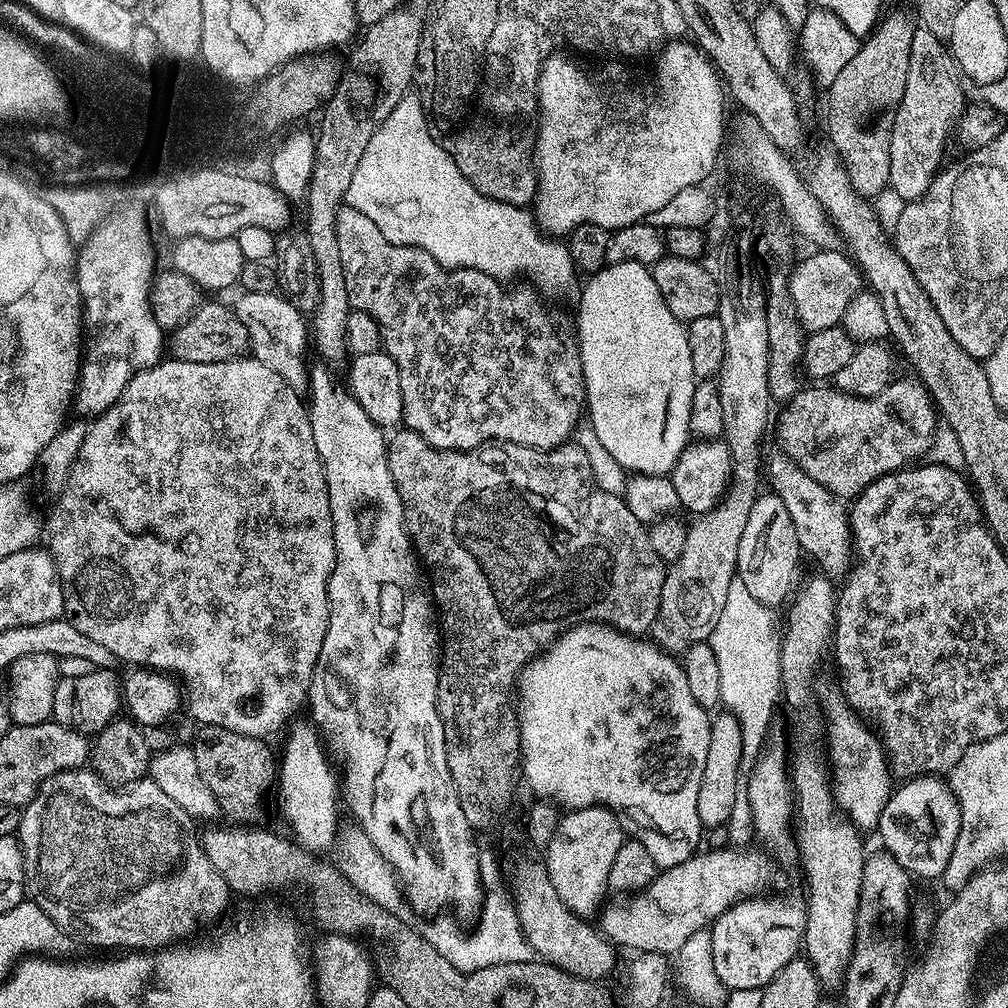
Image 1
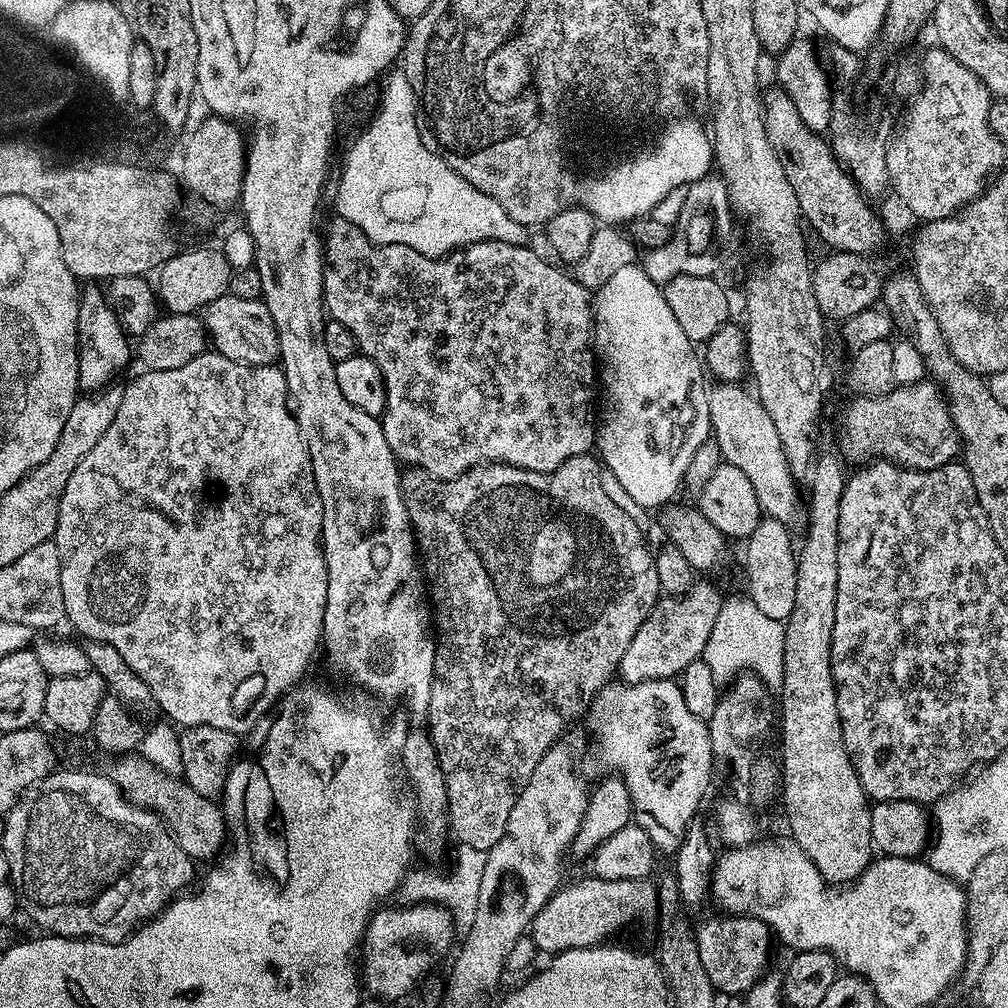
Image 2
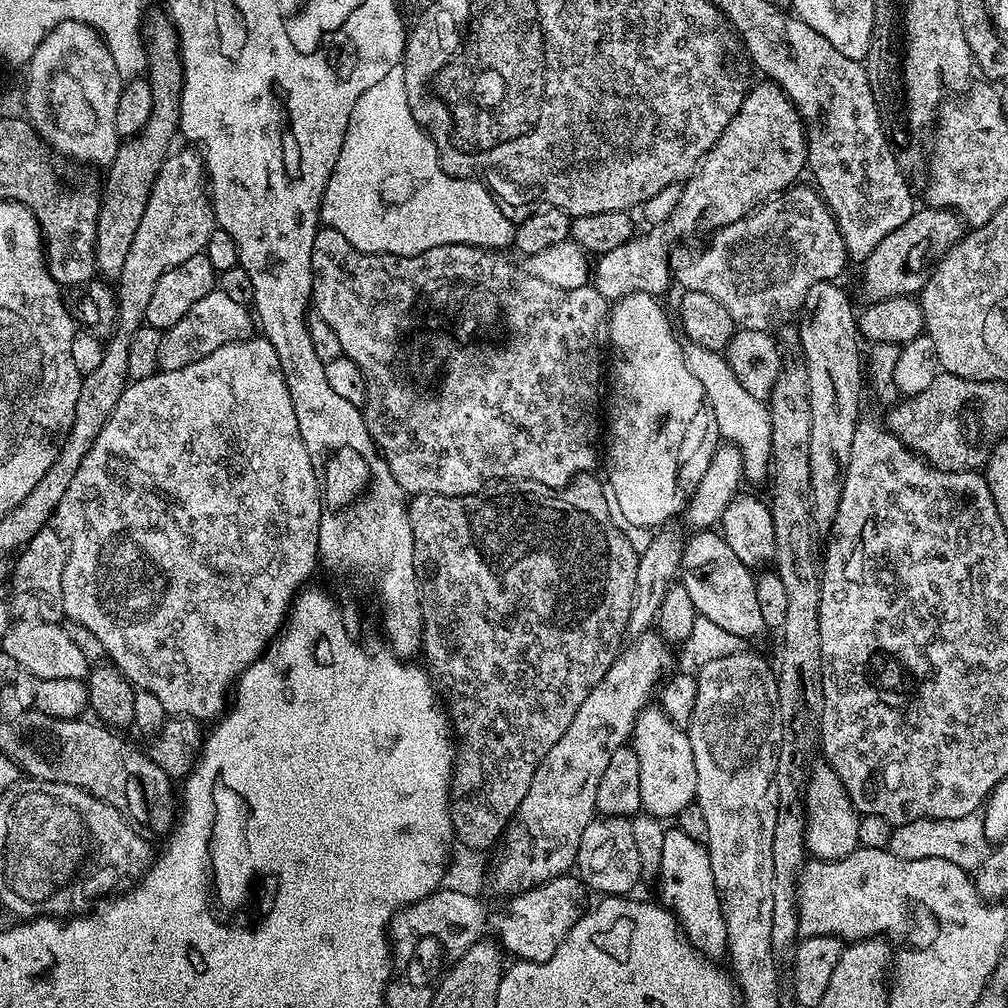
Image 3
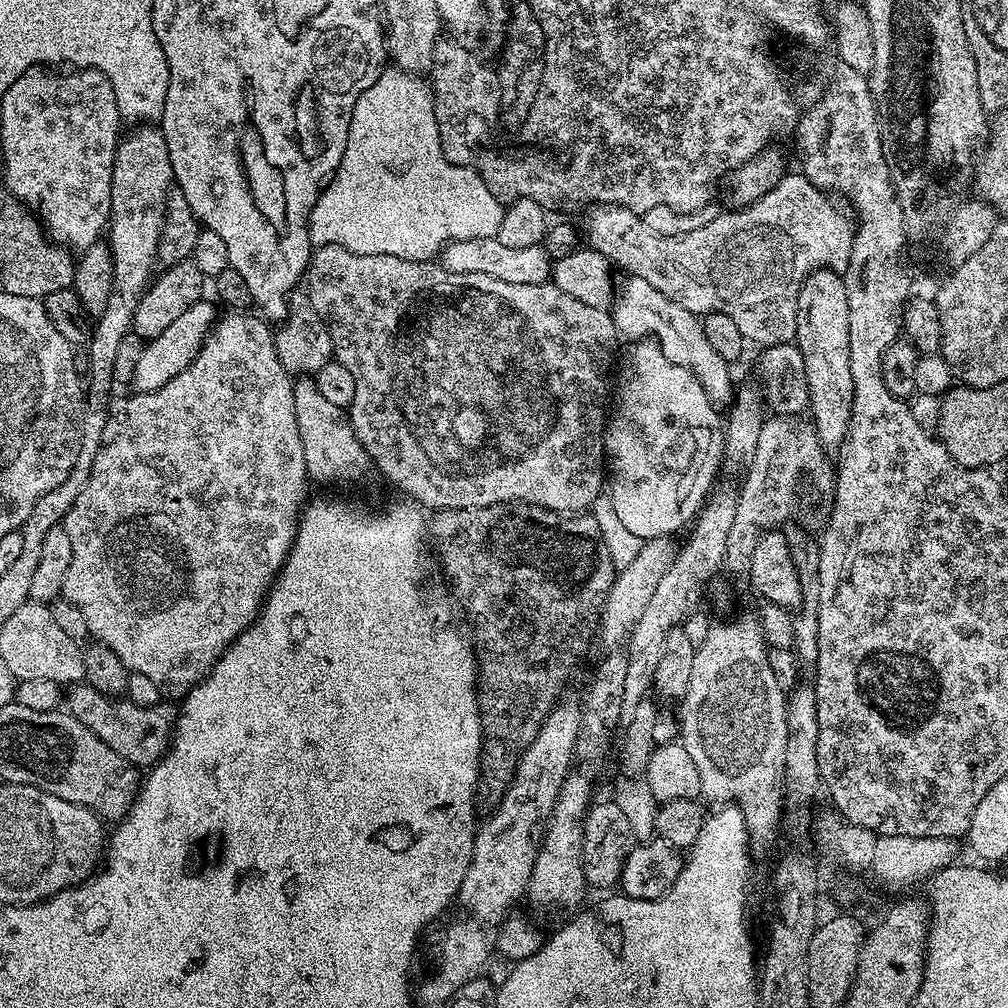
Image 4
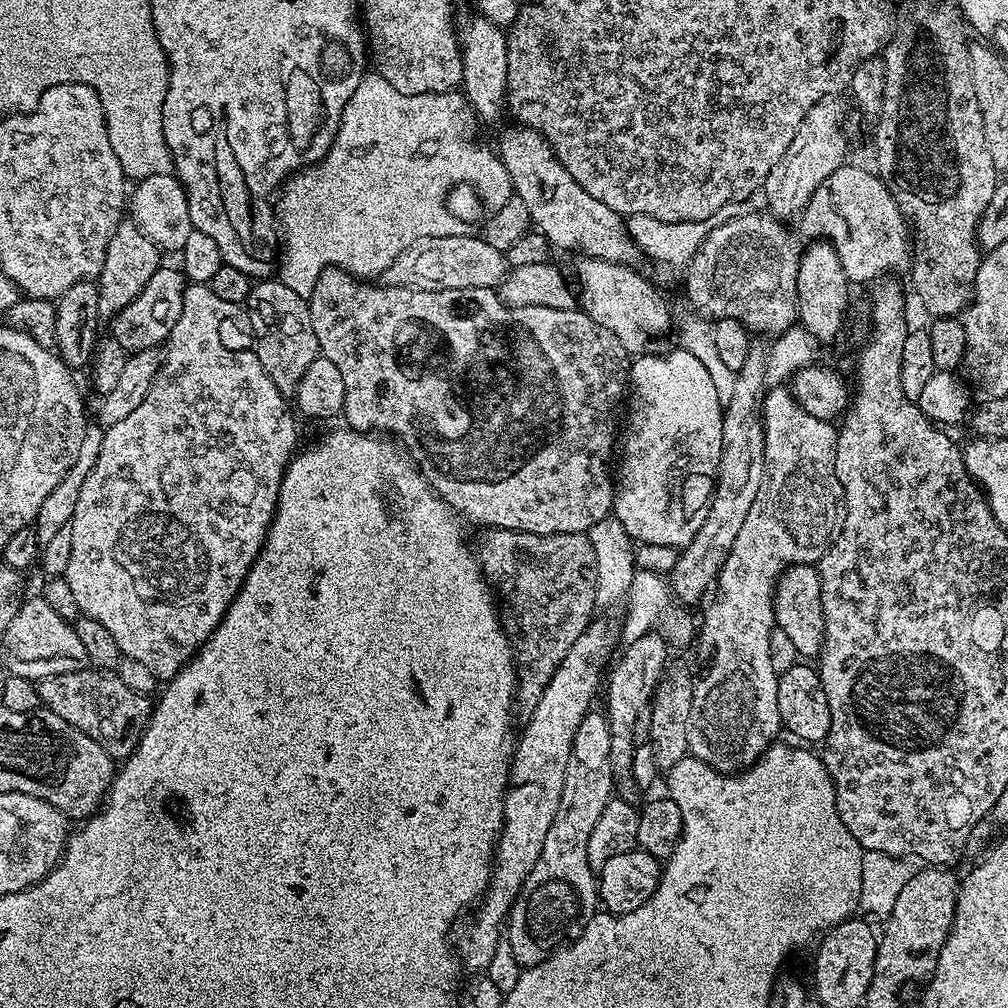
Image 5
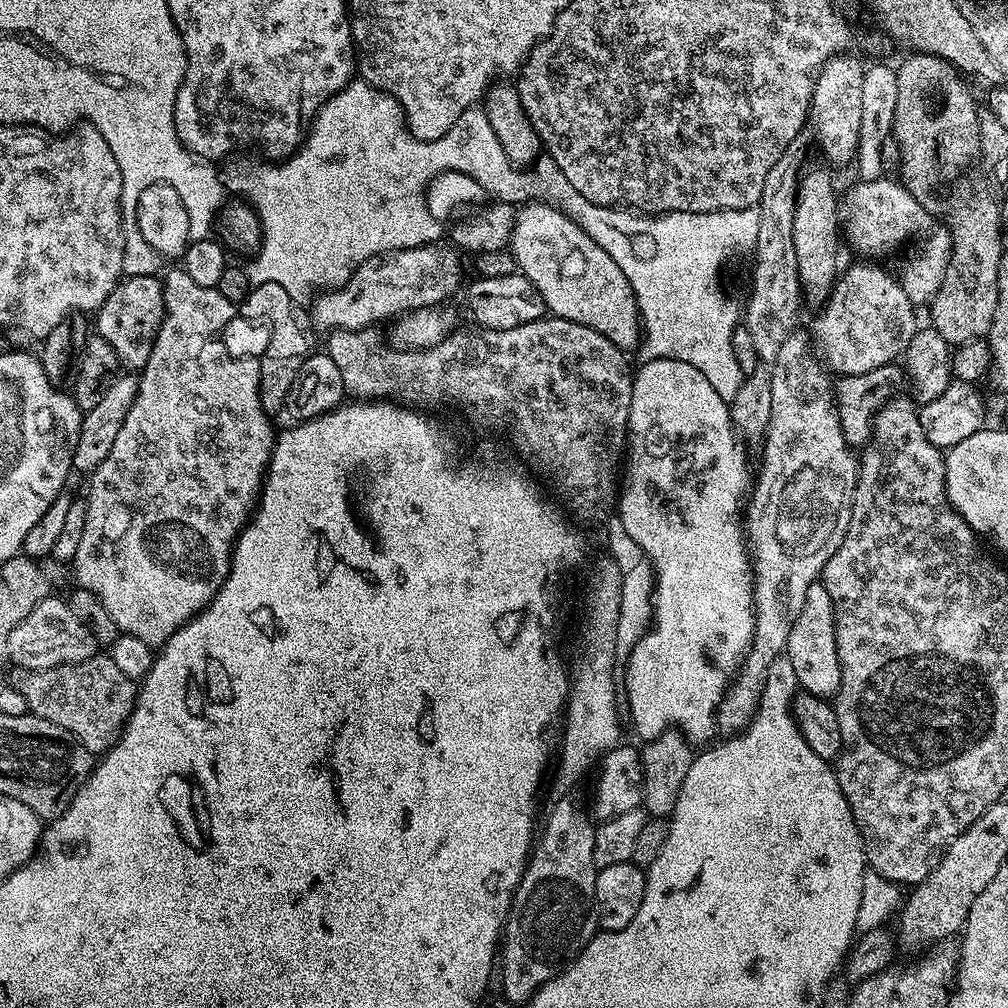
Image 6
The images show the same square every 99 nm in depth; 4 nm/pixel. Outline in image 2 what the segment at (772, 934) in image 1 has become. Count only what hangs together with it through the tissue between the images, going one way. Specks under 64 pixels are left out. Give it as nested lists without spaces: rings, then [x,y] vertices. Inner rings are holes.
[[[720,914],[717,917],[717,920],[708,920],[701,928],[695,929],[698,958],[702,958],[706,978],[710,978],[717,993],[728,998],[739,997],[741,994],[747,994],[769,967],[770,929],[767,924],[753,916]]]

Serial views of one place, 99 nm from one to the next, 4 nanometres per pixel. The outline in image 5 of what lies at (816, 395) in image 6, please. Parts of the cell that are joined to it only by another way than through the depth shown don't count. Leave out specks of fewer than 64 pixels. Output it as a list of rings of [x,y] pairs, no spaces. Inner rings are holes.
[[[769,387],[762,400],[762,419],[764,422],[764,485],[760,487],[758,498],[754,498],[754,506],[750,506],[750,514],[746,514],[746,522],[742,522],[742,530],[738,530],[738,538],[734,538],[734,546],[730,546],[728,556],[720,567],[720,574],[716,578],[714,593],[716,597],[707,601],[708,609],[704,612],[704,625],[698,628],[698,640],[712,651],[712,661],[704,672],[704,677],[695,681],[692,689],[692,709],[690,710],[690,742],[688,751],[697,756],[702,762],[706,762],[714,770],[725,774],[739,774],[745,768],[749,768],[759,760],[761,754],[767,748],[777,743],[781,735],[782,725],[778,714],[778,673],[770,662],[770,638],[776,628],[776,615],[772,599],[776,593],[776,582],[786,568],[793,564],[819,565],[821,558],[827,554],[829,546],[832,545],[840,528],[844,524],[844,491],[842,482],[838,482],[836,473],[836,434],[837,429],[831,423],[822,418],[814,418],[814,414],[806,414],[806,410],[796,401],[795,396],[787,387]]]

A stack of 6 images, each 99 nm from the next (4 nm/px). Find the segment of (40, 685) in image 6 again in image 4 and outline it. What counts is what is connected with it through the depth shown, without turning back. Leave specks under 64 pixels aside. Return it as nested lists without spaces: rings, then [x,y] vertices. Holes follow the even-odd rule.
[[[86,682],[71,685],[69,694],[66,696],[67,711],[86,730],[90,730],[114,754],[122,754],[122,758],[129,760],[134,766],[147,770],[164,757],[172,743],[172,733],[176,727],[178,708],[172,702],[161,702],[156,705],[136,705],[127,698],[113,698],[94,690]],[[168,703],[168,704],[167,704]],[[68,704],[68,705],[67,705]],[[141,764],[141,765],[140,765]]]

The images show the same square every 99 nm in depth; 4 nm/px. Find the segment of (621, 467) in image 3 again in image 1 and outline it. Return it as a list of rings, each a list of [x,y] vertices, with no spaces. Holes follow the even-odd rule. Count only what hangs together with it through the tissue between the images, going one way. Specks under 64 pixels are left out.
[[[618,262],[617,264],[605,263],[598,272],[591,273],[587,277],[584,289],[580,292],[580,309],[574,312],[576,325],[576,347],[580,350],[582,362],[582,374],[584,375],[584,395],[586,397],[586,420],[598,434],[598,442],[606,446],[606,451],[624,467],[625,473],[639,474],[642,476],[668,476],[672,467],[678,462],[685,445],[690,442],[690,418],[691,402],[694,400],[694,390],[698,378],[694,374],[694,362],[690,358],[690,342],[688,341],[688,329],[685,321],[674,318],[670,314],[670,306],[658,294],[658,282],[654,282],[649,265],[638,262]]]

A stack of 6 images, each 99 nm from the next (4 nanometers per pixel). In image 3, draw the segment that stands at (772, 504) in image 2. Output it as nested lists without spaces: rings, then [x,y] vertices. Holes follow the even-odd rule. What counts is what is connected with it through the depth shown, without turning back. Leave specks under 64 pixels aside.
[[[689,343],[684,350],[686,366],[690,366],[690,374],[702,382],[702,390],[706,397],[707,407],[712,408],[712,420],[720,431],[719,439],[730,443],[741,452],[744,463],[745,481],[760,484],[769,479],[772,462],[772,419],[765,401],[754,398],[750,390],[742,387],[742,382],[734,376],[734,370],[728,365],[723,352],[706,350],[702,346]]]

